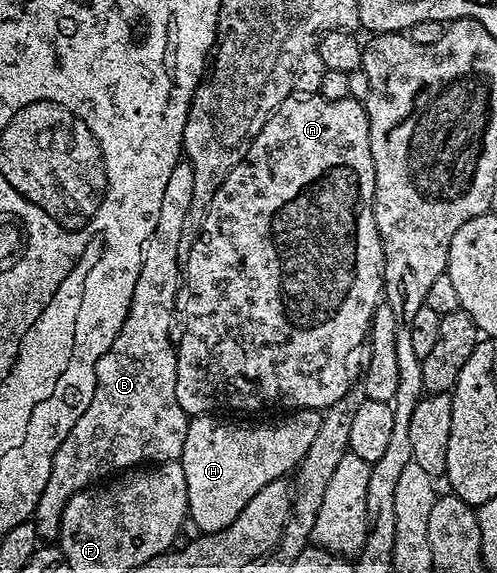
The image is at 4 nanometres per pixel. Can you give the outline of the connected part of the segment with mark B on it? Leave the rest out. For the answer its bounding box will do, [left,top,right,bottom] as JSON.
[32,159,192,538]

